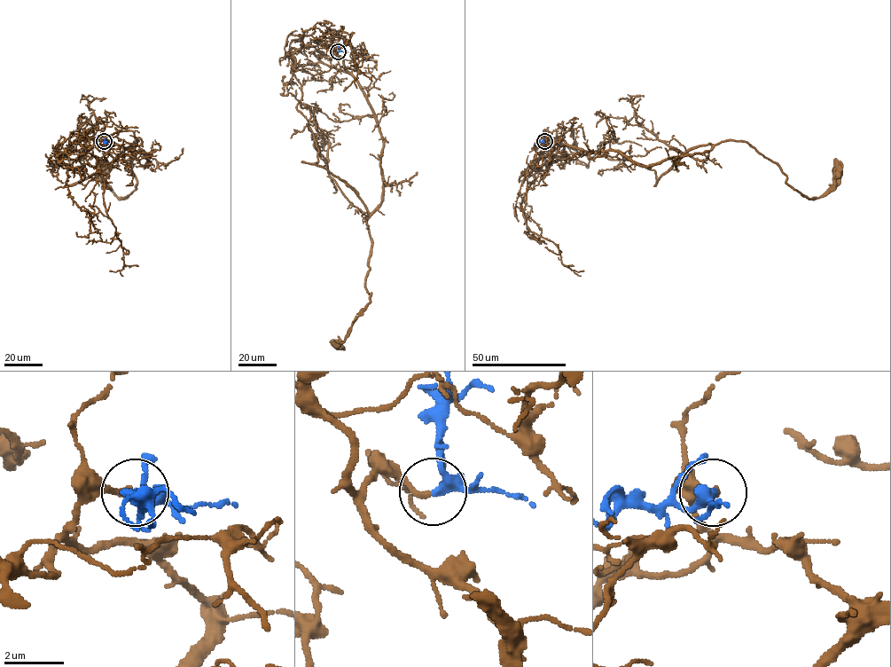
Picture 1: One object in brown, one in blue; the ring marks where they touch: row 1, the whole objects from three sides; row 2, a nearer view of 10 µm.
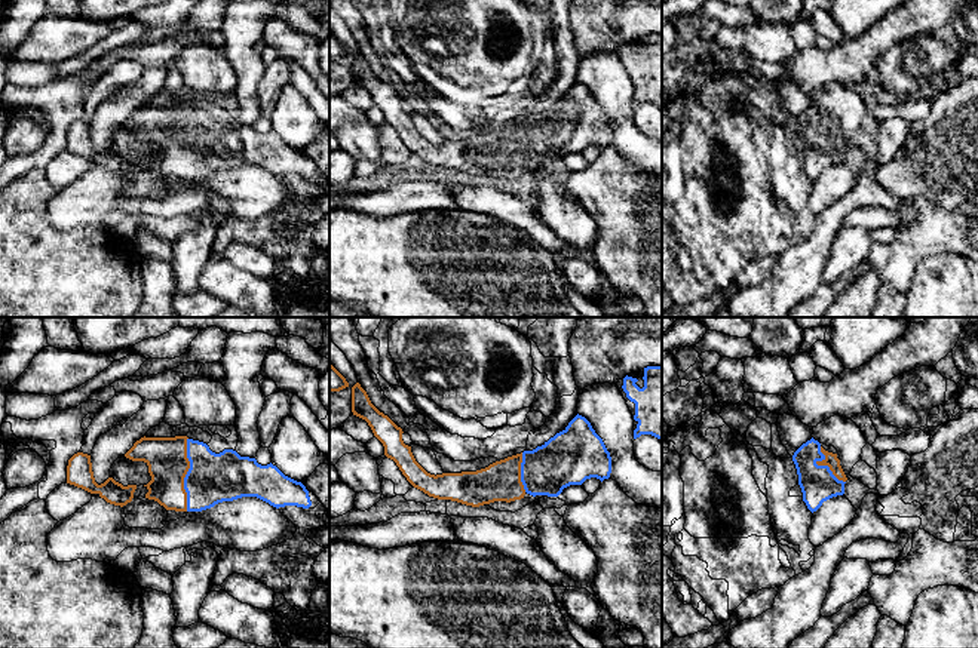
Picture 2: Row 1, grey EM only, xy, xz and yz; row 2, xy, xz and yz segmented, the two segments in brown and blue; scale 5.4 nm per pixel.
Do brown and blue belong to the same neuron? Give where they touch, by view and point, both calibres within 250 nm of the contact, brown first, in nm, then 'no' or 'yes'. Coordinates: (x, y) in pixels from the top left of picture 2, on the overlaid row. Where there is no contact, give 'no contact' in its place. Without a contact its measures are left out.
meets brown in xy at (186, 473); 220 nm thick on the brown side, 280 nm on the other; yes

